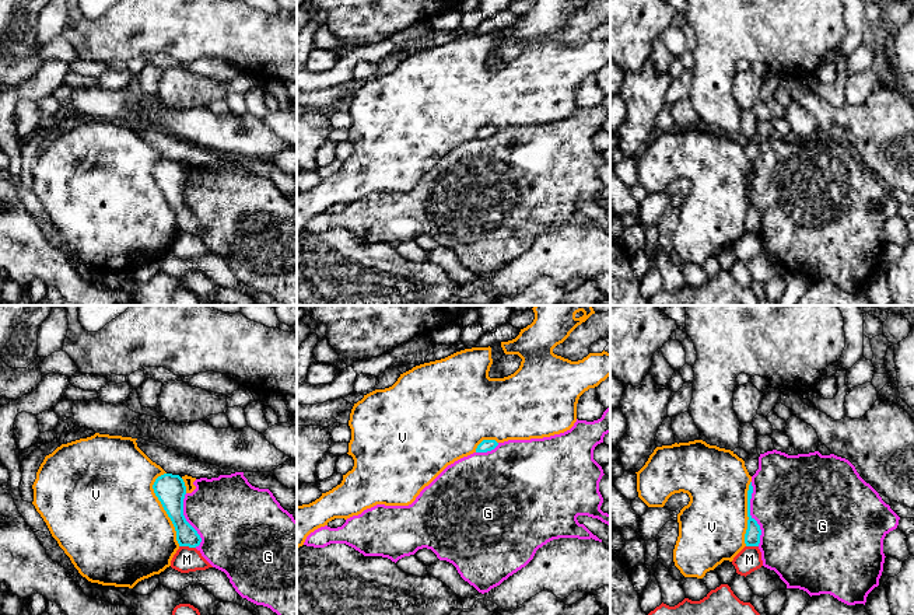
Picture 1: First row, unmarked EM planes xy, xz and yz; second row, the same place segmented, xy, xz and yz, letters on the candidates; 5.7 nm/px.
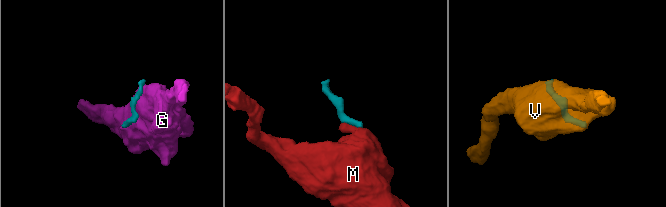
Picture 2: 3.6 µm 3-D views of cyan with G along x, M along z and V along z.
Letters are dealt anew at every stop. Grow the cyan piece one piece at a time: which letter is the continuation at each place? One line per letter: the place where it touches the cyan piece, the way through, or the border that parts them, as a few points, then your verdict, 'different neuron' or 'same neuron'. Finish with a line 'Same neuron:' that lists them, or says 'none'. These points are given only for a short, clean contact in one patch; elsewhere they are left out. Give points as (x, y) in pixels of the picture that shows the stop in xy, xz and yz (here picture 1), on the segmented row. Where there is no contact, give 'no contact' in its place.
G: contact yz (749, 514); different neuron
M: contact xy (188, 545); border xy (179, 545), (195, 548); different neuron
V: contact xy (164, 509); different neuron
Same neuron: none

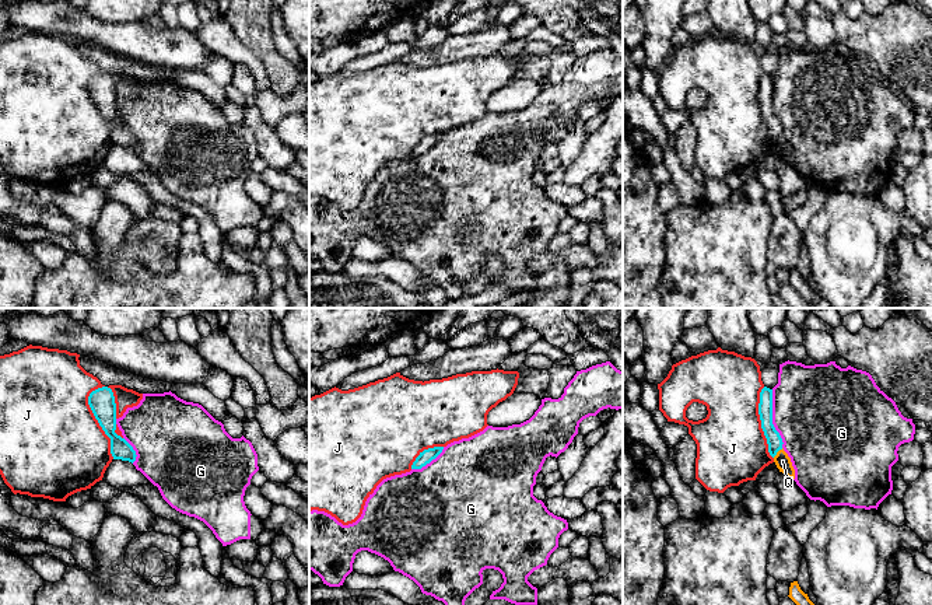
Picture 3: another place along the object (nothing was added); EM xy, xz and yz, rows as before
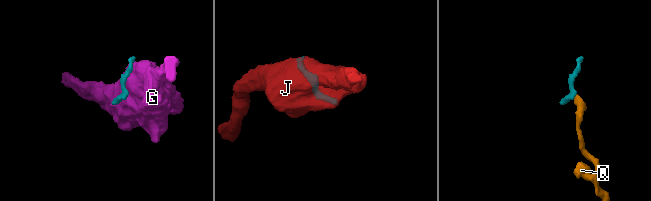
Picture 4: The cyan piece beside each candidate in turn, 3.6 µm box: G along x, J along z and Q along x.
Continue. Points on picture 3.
G: contact yz (771, 419); different neuron
J: contact xy (97, 419); different neuron
Q: contact yz (777, 451); border yz (782, 448), (773, 457); different neuron
Same neuron: none

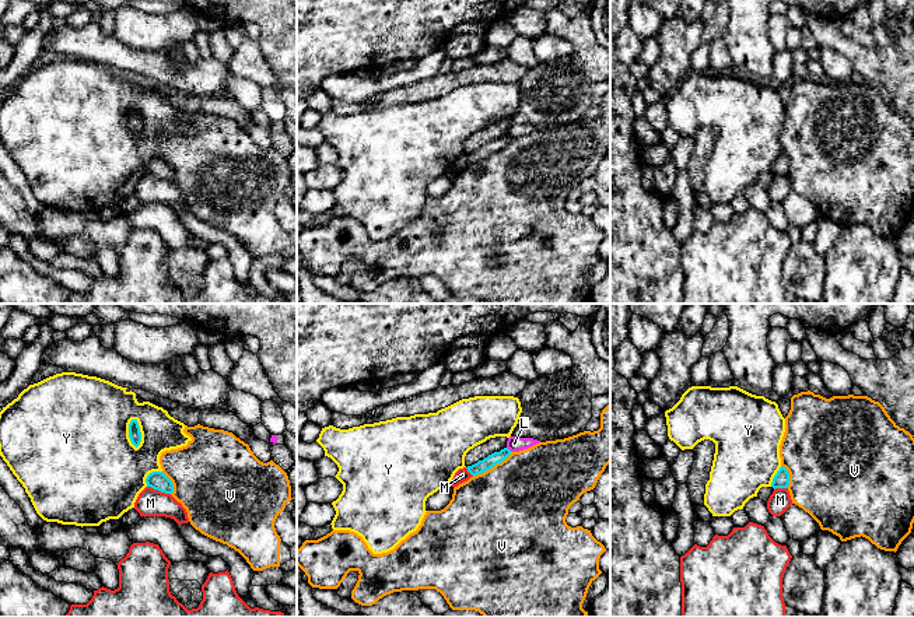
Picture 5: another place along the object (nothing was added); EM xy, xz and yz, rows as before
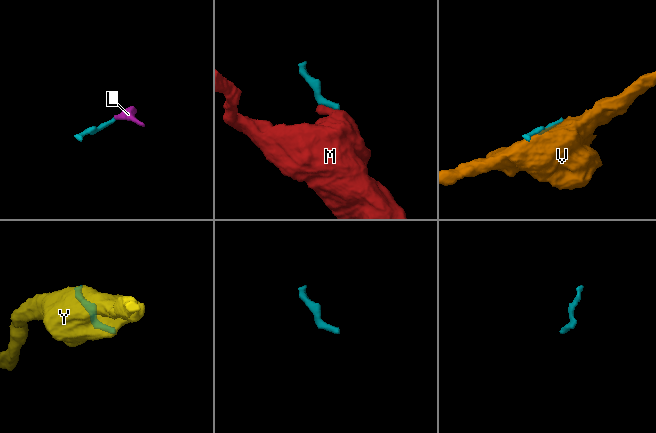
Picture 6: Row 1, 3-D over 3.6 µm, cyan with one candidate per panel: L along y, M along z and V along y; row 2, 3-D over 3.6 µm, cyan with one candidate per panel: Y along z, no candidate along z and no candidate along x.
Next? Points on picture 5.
L: contact xz (508, 449); way xz (484, 465), (508, 449), (514, 444); same neuron
M: contact xy (158, 490); border xy (147, 486), (170, 494); different neuron
V: contact xz (491, 466); different neuron
Y: contact xy (129, 434); different neuron
Same neuron: L

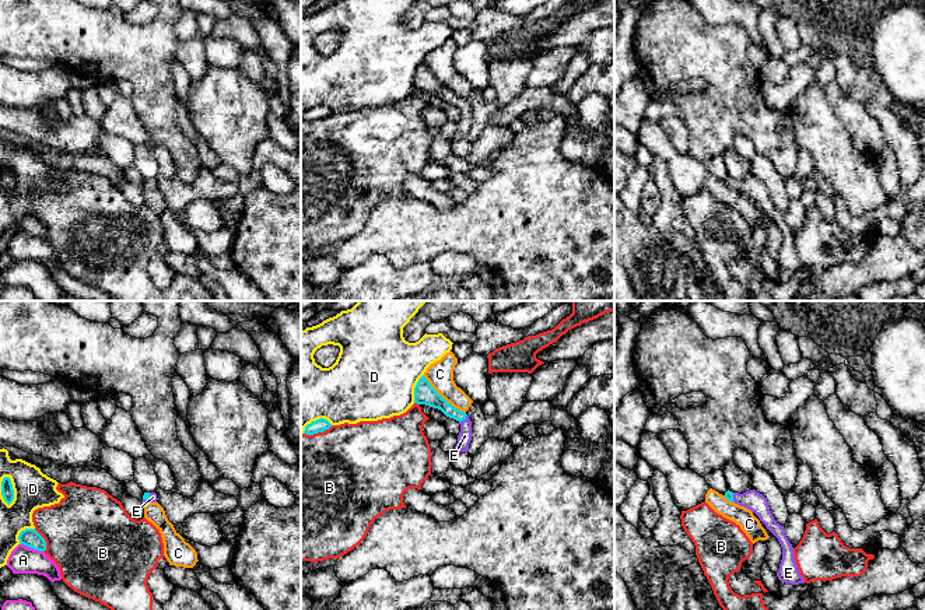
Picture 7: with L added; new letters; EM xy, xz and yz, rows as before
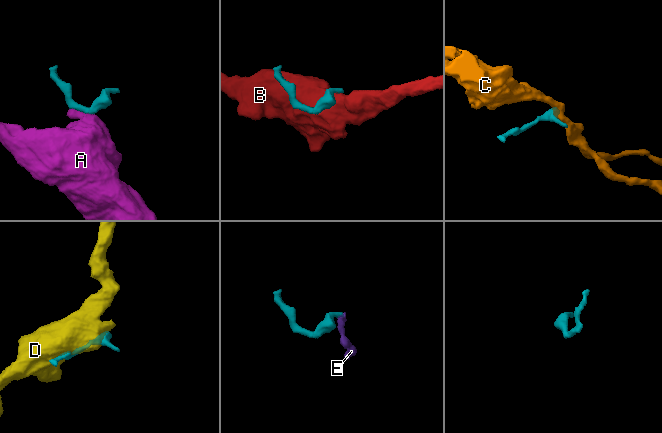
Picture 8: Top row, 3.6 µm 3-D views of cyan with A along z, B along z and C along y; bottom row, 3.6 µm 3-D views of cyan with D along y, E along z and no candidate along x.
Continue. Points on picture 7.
A: contact xy (31, 547); border xy (20, 543), (42, 551); different neuron
B: contact xy (44, 540); different neuron
C: contact xz (441, 396); border xz (423, 375), (438, 393), (465, 413); different neuron
D: contact xz (414, 388); different neuron
E: contact xz (463, 419); way xz (427, 395), (463, 419), (465, 435); same neuron
Same neuron: E

